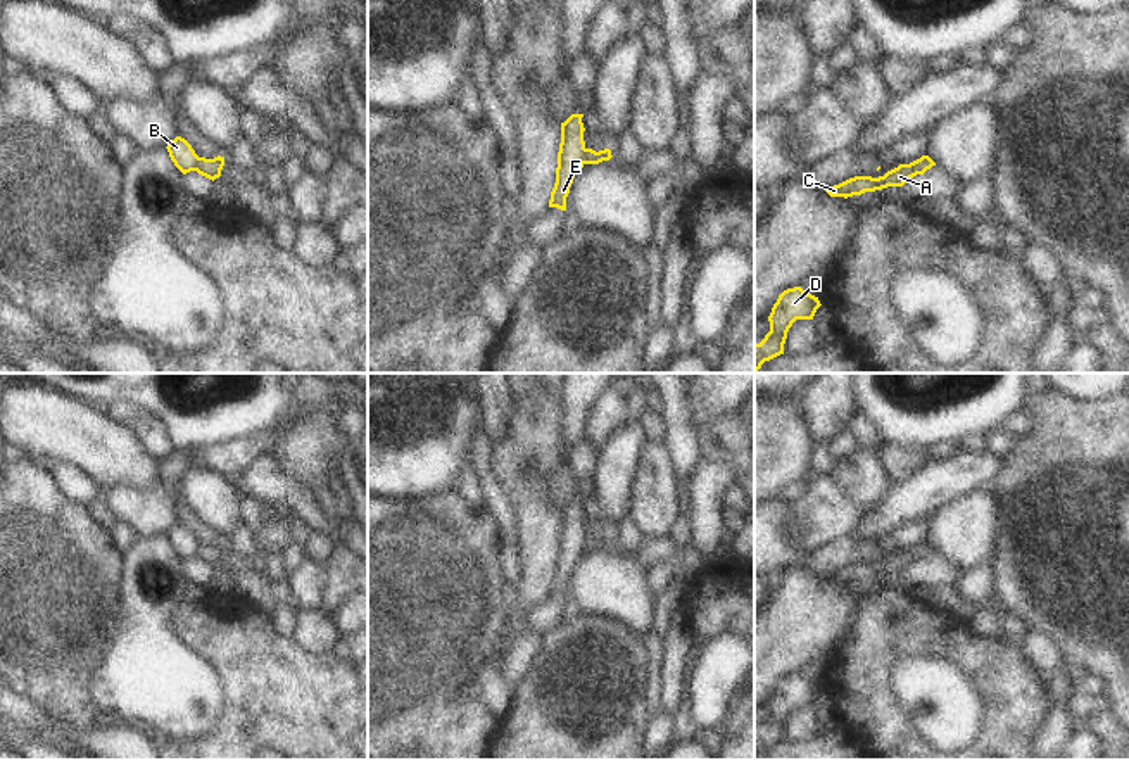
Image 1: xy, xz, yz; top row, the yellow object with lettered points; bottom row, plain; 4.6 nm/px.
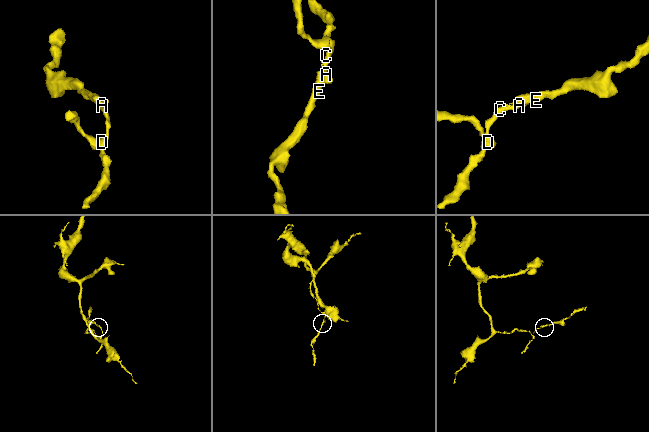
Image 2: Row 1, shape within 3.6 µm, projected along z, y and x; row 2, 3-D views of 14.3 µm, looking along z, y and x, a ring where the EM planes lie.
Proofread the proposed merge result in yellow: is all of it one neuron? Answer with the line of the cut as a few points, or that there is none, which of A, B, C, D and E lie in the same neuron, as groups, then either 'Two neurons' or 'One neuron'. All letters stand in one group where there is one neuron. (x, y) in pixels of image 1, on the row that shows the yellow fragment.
Split along xz (587, 149), (582, 163). Groups: A C D / B E. Two neurons.

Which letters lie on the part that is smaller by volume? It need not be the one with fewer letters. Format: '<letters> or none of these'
B, E

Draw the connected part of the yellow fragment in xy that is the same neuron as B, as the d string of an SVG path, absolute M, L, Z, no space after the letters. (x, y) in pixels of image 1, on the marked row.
M176 136L167 143L166 149L169 152L171 161L183 174L195 171L195 166L200 157L195 154L192 145L185 138Z

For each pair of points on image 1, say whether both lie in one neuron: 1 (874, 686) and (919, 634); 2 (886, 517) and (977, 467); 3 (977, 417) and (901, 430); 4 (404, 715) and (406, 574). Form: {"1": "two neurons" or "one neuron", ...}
{"1": "one neuron", "2": "one neuron", "3": "one neuron", "4": "one neuron"}

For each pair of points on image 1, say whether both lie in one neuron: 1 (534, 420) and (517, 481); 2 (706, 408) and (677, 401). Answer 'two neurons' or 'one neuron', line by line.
1: one neuron
2: two neurons

